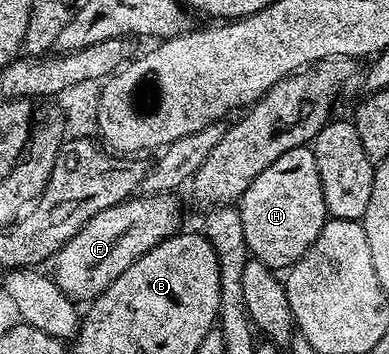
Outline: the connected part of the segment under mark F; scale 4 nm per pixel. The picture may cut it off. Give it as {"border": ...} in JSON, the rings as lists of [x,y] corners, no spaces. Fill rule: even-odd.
{"border":[[[172,194],[133,196],[126,202],[98,212],[54,255],[58,288],[77,303],[98,297],[134,260],[181,229],[180,202]]]}

